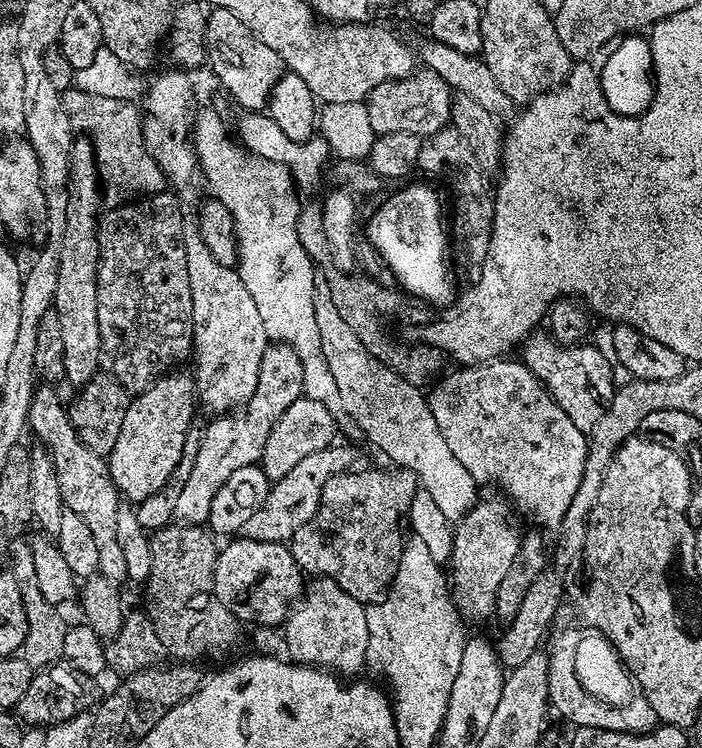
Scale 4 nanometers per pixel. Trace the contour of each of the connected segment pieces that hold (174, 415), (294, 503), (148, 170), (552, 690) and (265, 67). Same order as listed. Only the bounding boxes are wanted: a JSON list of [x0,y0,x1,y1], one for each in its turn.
[[107,370,198,502],[242,442,356,544],[60,86,166,206],[547,627,658,732],[206,8,286,112]]

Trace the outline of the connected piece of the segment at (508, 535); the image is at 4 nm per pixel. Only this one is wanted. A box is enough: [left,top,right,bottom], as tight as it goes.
[450,496,521,626]

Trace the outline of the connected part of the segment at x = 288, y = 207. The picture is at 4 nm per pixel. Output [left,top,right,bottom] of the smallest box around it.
[192,106,342,413]

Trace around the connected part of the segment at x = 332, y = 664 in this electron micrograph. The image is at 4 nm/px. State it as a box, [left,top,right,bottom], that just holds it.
[282,579,370,678]

